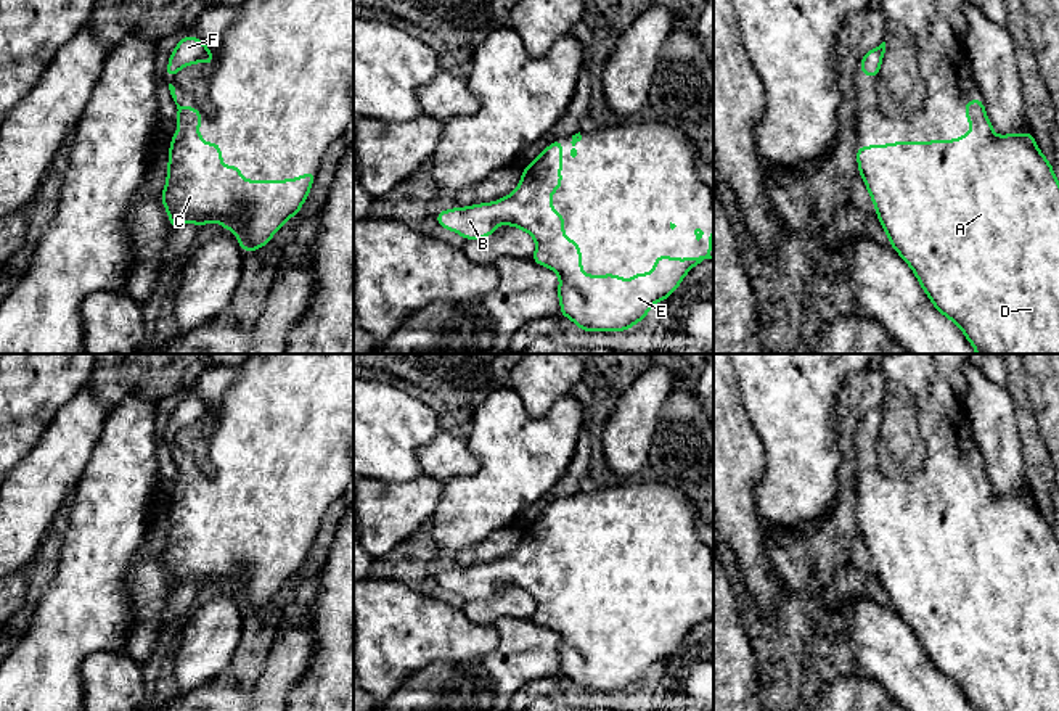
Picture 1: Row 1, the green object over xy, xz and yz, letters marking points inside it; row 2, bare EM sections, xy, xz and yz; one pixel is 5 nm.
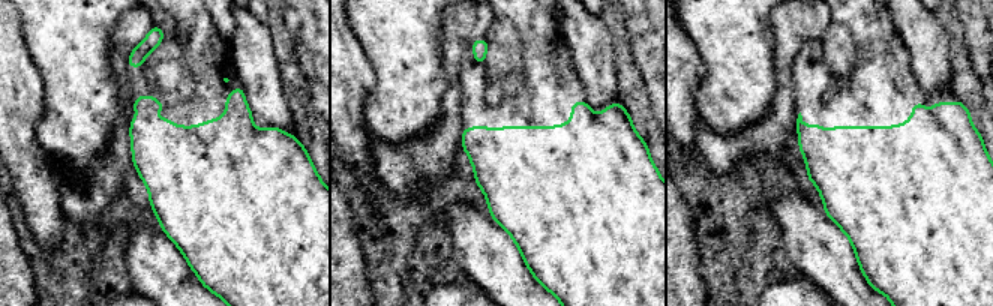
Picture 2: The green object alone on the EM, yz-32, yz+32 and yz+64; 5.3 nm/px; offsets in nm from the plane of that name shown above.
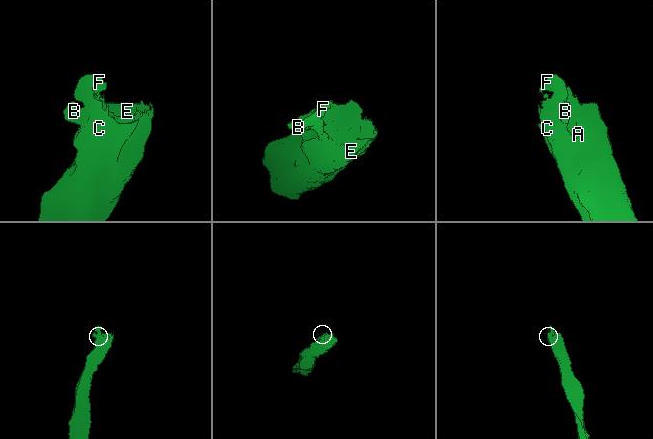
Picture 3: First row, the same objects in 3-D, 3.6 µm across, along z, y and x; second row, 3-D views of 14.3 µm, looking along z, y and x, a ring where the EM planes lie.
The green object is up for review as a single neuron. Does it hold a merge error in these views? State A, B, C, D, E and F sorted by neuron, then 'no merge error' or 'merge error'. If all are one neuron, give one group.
groups A B C D E F; no merge error

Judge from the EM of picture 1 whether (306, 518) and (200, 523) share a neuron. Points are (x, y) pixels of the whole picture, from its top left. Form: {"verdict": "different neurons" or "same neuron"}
{"verdict": "same neuron"}

